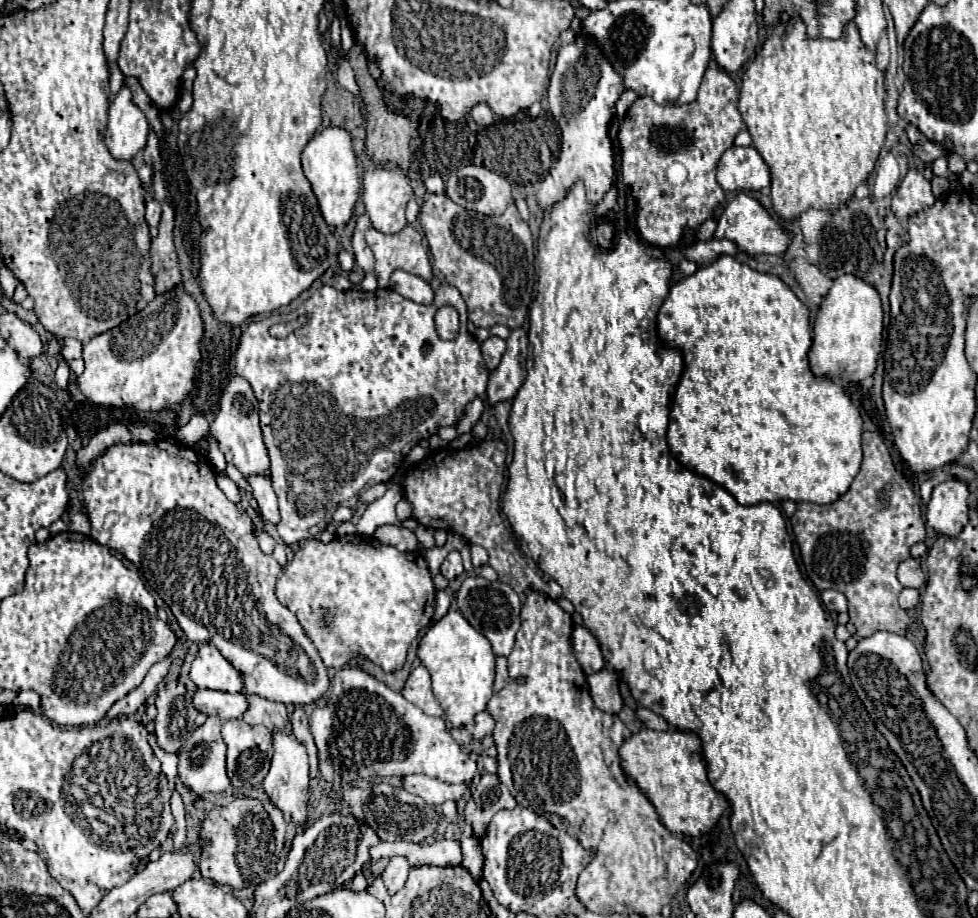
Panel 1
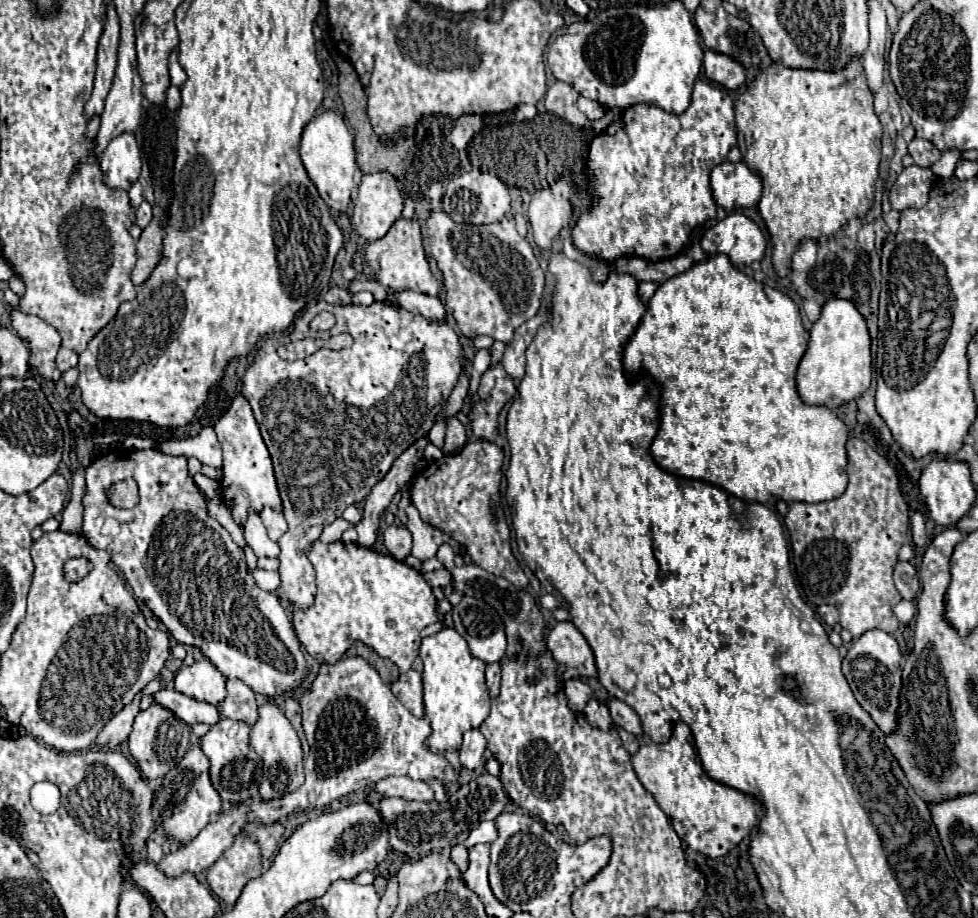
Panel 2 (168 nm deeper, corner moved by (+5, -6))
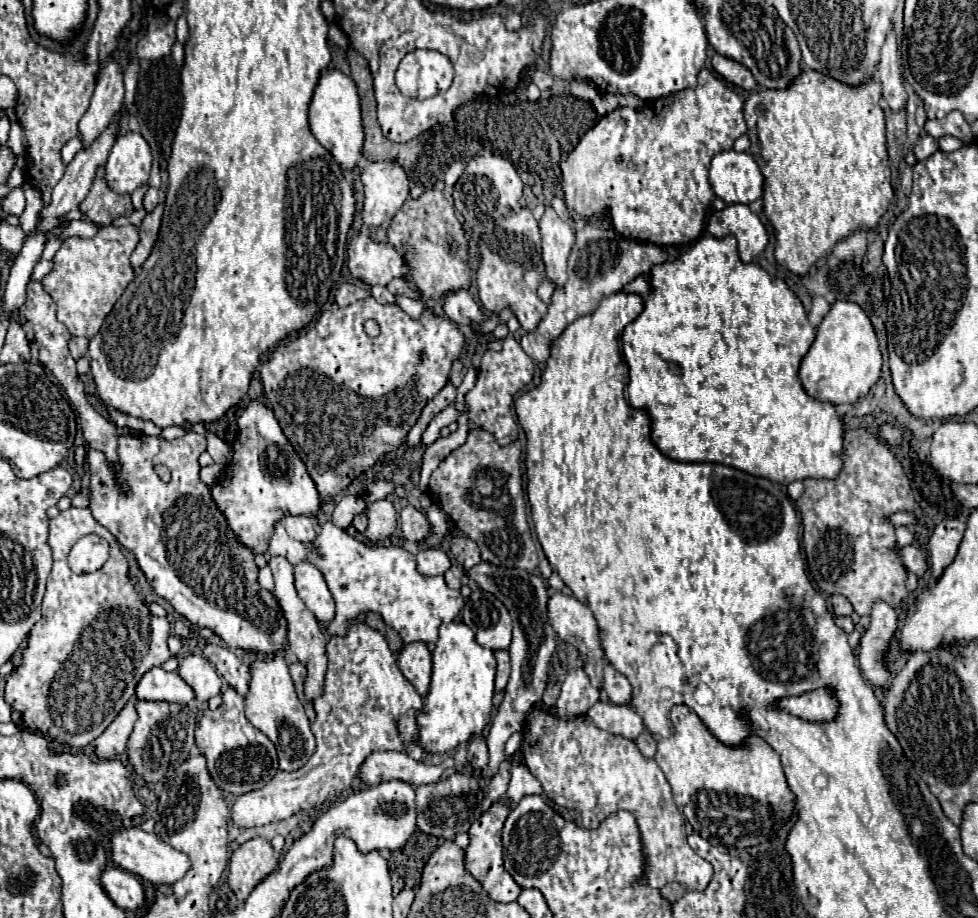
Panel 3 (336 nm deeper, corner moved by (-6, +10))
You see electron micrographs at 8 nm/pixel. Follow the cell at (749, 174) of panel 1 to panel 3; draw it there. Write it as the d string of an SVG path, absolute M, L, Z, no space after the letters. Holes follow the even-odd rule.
M726 150L712 158L710 184L726 204L750 204L762 196L764 176L750 154Z

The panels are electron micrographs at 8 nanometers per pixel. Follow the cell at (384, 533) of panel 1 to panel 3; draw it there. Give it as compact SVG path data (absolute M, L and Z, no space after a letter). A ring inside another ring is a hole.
M406 506L400 512L400 530L406 540L422 542L430 534L430 522L424 512L416 510L414 506Z

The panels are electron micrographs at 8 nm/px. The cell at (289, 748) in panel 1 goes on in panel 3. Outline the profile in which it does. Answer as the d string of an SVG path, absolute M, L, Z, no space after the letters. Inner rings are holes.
M278 650L276 654L266 656L262 660L254 660L248 666L248 672L250 682L248 682L248 694L244 698L246 718L276 744L280 770L292 772L296 768L302 768L315 751L316 742L310 730L310 722L304 714L304 706L296 696L294 682L290 678L288 664L284 660L284 650Z

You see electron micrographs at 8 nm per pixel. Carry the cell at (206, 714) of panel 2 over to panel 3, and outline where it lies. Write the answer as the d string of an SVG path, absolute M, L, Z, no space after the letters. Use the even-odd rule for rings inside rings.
M152 668L140 678L136 686L136 698L190 704L194 700L194 692L192 688L188 688L188 684L184 684L184 680L180 680L178 672Z

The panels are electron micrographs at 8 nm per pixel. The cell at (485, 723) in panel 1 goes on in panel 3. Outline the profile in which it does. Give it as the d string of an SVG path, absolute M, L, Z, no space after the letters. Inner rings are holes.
M474 736L468 744L468 762L472 768L484 768L488 764L488 746L484 736Z

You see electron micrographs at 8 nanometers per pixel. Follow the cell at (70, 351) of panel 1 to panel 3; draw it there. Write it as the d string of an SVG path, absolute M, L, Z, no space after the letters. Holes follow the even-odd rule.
M84 336L70 338L70 354L74 356L74 360L82 358L86 352L88 352L88 338L84 338Z

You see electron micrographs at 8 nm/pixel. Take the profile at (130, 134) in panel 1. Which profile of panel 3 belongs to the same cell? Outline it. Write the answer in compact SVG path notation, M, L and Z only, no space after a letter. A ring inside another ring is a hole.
M138 132L120 136L106 162L106 184L116 194L132 194L138 186L148 182L152 152L148 142Z

